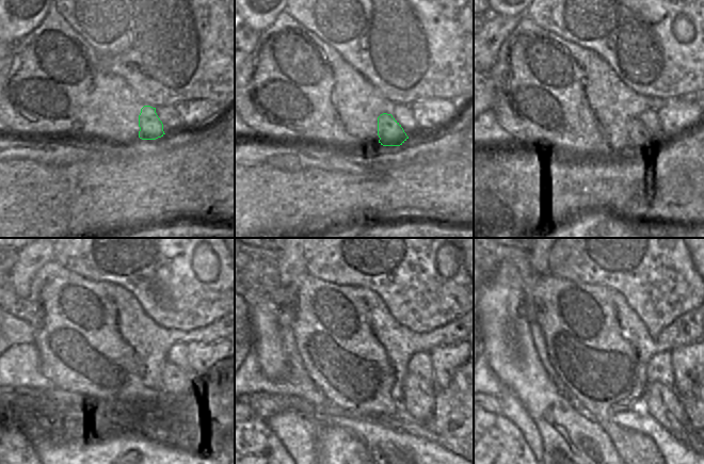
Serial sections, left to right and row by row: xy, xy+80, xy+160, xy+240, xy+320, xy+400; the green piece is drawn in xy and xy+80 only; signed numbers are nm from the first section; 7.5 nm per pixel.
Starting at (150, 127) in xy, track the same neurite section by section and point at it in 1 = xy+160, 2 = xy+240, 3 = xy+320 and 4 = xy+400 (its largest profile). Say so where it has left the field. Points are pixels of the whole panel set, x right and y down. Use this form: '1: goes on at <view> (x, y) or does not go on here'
1: goes on at xy+160 (640, 139)
2: goes on at xy+240 (182, 395)
3: goes on at xy+320 (418, 395)
4: goes on at xy+400 (662, 404)

